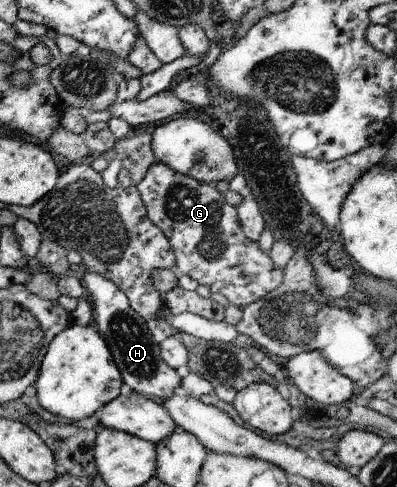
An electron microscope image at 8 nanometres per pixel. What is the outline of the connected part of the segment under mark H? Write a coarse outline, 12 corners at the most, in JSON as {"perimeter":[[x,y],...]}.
{"perimeter":[[101,274],[86,282],[123,382],[159,402],[183,378],[159,336]]}

